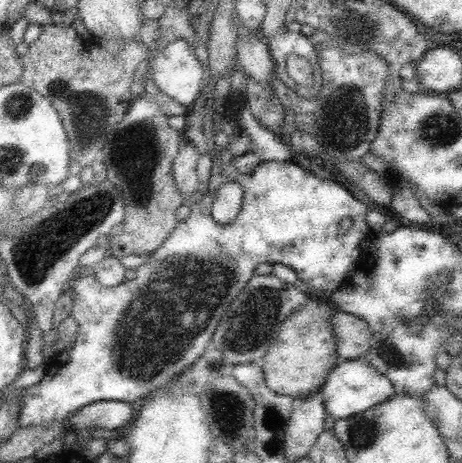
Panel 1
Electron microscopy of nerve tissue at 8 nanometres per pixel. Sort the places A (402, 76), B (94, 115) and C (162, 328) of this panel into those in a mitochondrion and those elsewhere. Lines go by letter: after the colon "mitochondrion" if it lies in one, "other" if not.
A: other
B: mitochondrion
C: mitochondrion

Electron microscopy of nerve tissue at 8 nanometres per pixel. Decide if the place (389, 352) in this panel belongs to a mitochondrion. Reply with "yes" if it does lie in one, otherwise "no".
yes

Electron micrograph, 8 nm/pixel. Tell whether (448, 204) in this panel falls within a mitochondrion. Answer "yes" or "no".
no

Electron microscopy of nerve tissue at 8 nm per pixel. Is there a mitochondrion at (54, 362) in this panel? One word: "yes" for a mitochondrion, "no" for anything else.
no

